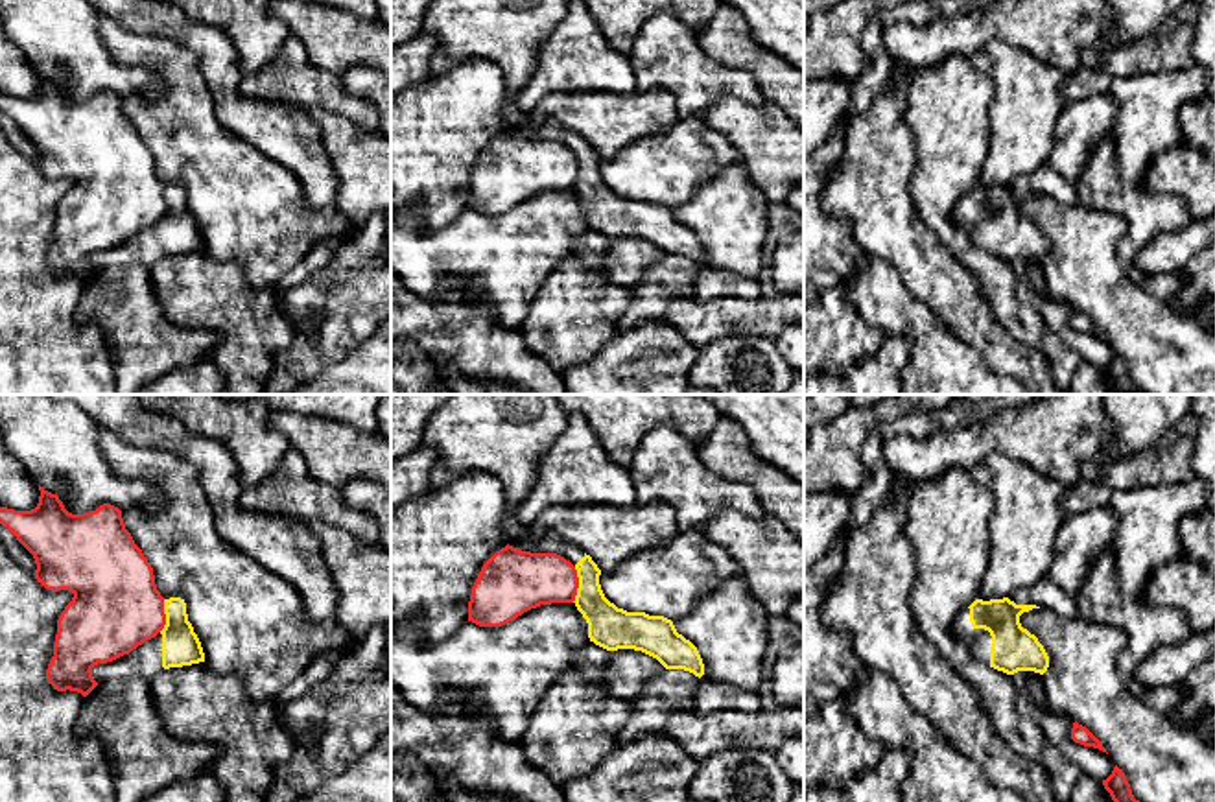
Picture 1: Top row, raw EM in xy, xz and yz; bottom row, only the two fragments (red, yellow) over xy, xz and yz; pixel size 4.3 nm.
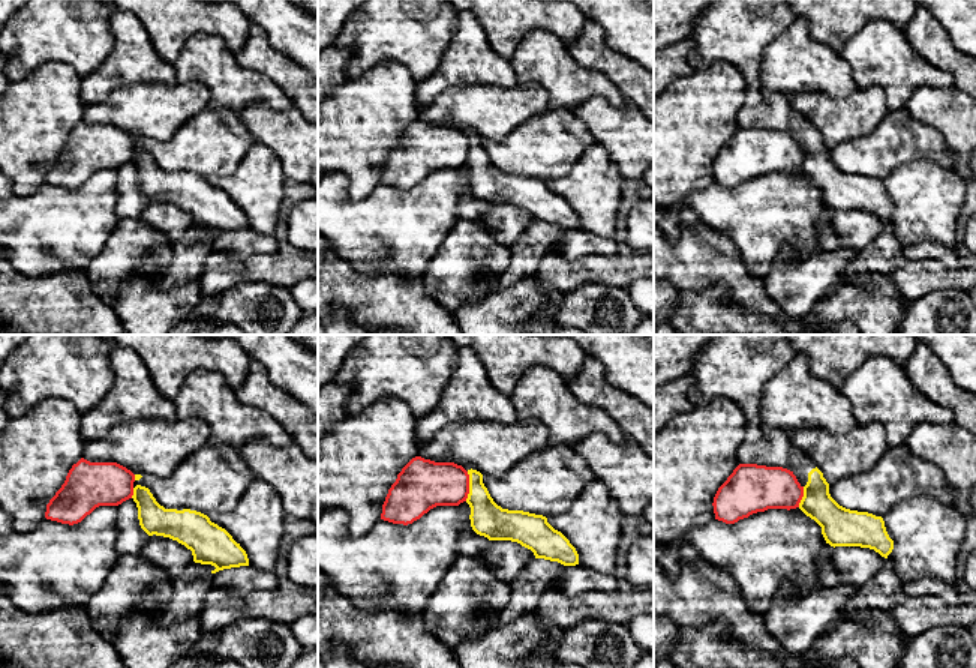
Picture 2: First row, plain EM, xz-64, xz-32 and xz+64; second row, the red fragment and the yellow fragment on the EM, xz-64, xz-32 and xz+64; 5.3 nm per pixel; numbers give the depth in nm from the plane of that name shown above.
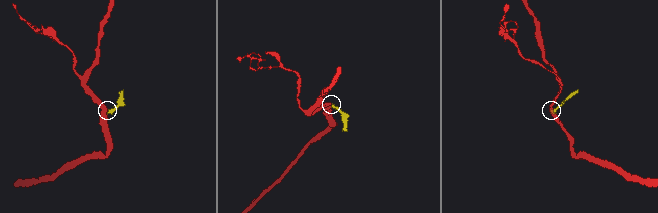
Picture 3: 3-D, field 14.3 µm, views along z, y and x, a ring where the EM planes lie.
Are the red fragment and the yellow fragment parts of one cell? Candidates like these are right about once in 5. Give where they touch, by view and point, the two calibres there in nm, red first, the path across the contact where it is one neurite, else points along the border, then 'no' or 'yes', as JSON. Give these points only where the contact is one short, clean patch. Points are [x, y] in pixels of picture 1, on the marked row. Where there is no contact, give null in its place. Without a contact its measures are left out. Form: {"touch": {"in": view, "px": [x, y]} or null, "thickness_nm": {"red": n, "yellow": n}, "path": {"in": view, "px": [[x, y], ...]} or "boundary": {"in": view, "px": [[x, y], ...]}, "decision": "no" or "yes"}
{"touch": {"in": "xz", "px": [578, 585]}, "thickness_nm": {"red": 260, "yellow": 190}, "boundary": {"in": "xz", "px": [[576, 566], [578, 594], [572, 601]]}, "decision": "no"}

